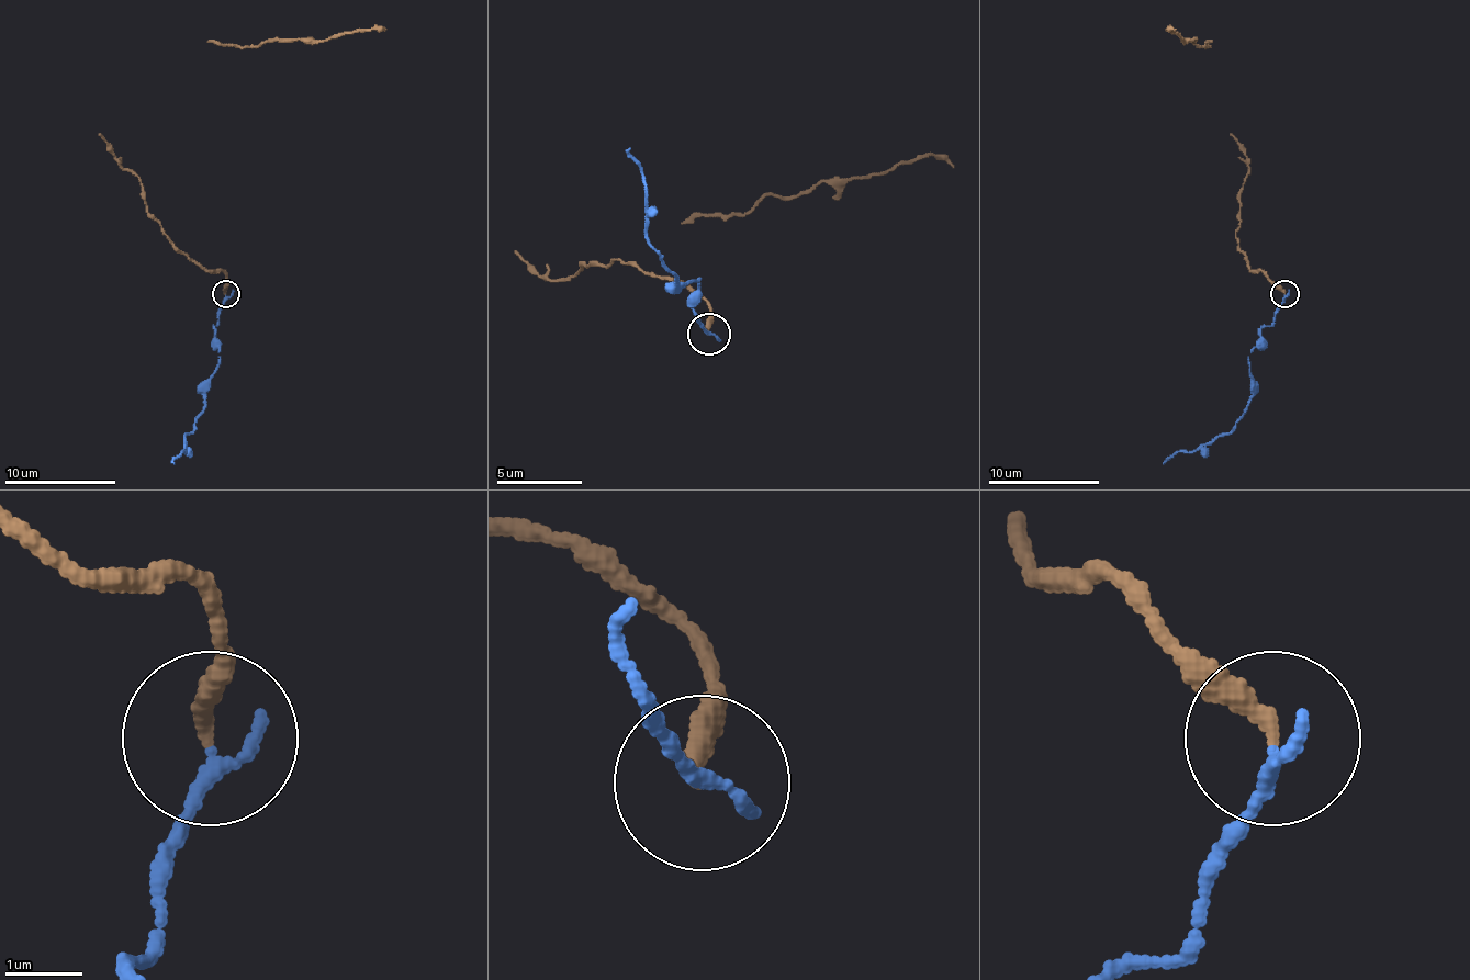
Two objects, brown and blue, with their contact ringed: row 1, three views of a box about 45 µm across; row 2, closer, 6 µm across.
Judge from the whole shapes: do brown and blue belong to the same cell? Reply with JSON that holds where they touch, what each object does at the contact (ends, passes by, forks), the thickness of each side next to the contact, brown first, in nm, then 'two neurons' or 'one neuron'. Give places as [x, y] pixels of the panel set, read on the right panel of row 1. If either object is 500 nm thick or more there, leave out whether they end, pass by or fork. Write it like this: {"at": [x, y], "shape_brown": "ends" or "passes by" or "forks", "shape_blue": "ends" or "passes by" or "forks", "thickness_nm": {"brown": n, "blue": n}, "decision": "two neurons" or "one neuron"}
{"at": [1285, 294], "shape_brown": "ends", "shape_blue": "ends", "thickness_nm": {"brown": 260, "blue": 200}, "decision": "two neurons"}

